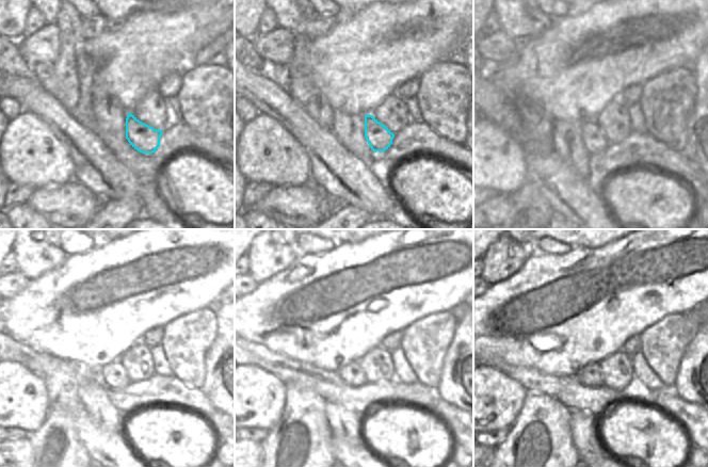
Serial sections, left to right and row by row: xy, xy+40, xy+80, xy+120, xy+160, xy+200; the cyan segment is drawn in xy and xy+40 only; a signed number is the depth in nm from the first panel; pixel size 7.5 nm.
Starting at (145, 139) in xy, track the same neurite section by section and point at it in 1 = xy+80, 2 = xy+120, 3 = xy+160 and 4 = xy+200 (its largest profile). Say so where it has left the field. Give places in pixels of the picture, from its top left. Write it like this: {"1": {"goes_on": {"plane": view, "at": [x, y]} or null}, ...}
{"1": {"goes_on": {"plane": "xy+80", "at": [602, 137]}}, "2": {"goes_on": {"plane": "xy+120", "at": [115, 376]}}, "3": {"goes_on": {"plane": "xy+160", "at": [352, 373]}}, "4": {"goes_on": {"plane": "xy+200", "at": [591, 375]}}}

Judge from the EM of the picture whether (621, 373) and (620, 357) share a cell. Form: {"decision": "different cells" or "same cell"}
{"decision": "same cell"}

